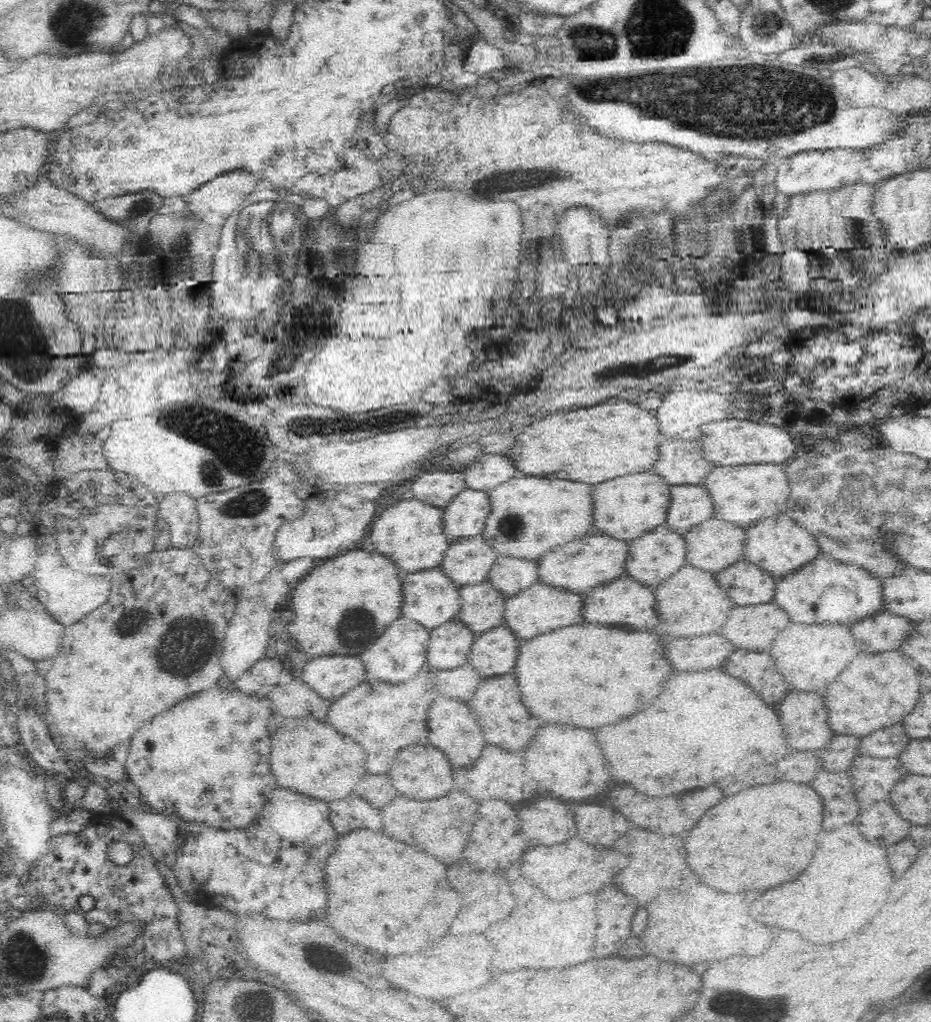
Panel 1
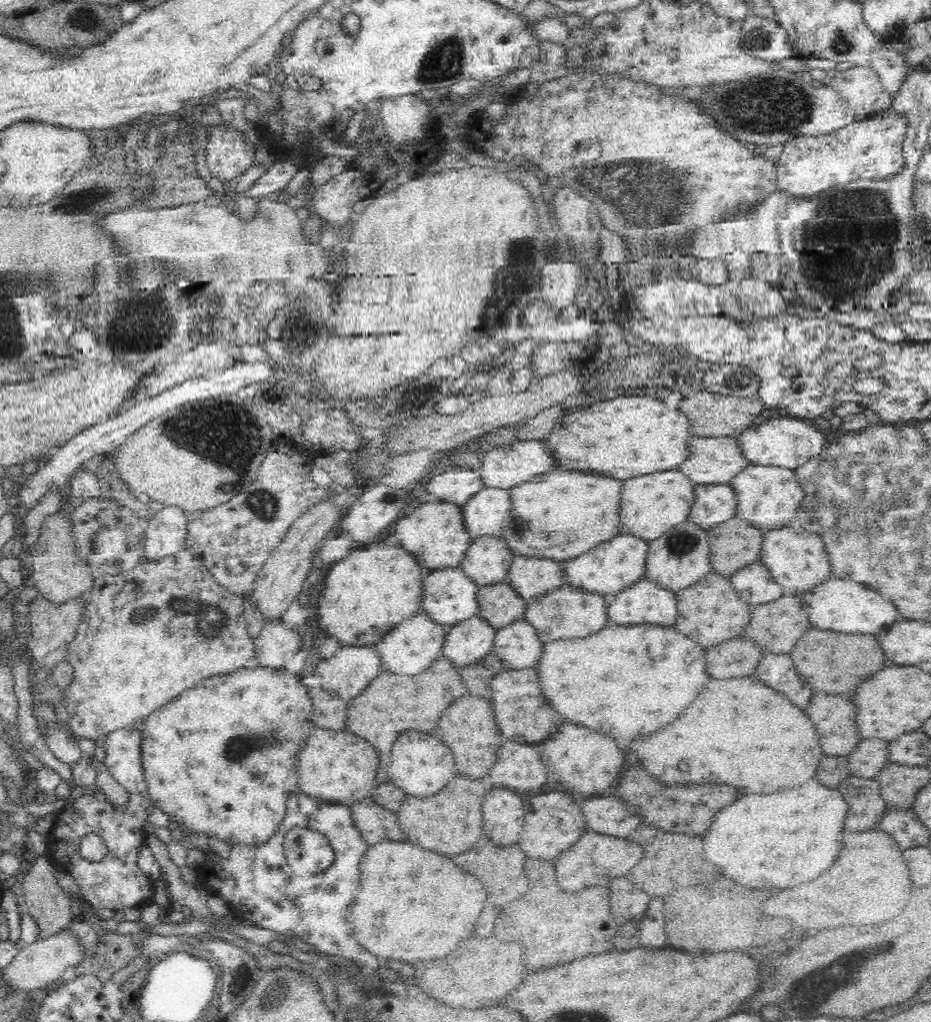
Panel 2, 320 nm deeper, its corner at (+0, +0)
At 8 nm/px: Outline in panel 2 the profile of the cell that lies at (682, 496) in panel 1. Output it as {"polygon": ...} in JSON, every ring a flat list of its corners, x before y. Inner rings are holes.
{"polygon":[[729,483,726,484,701,484,695,485,694,502,691,504,687,521,698,525,700,528,708,531,714,525,726,522,732,516,735,516,735,496]]}

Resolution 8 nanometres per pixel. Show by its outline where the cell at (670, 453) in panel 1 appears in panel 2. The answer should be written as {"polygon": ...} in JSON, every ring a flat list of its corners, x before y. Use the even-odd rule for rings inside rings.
{"polygon":[[690,436,687,456,677,470,694,485,729,483,749,465,742,458,736,437]]}

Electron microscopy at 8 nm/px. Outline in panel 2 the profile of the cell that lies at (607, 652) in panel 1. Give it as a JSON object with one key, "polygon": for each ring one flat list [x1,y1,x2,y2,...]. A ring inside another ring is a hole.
{"polygon":[[614,626,614,628,602,628,600,632,578,640,563,638,543,643,542,654,535,668,538,671,540,690,546,702,566,720,588,726,602,734,610,734,612,738,634,738,640,734,650,734,670,724,670,720,678,718,678,714,702,690,702,684,708,680,704,668,706,666,704,650,694,640,678,634,674,628,658,628,660,634,658,642,654,640,652,644,648,644,646,630,648,628,642,626],[650,650,652,652,662,650,664,658,658,654,656,658,650,656]]}

